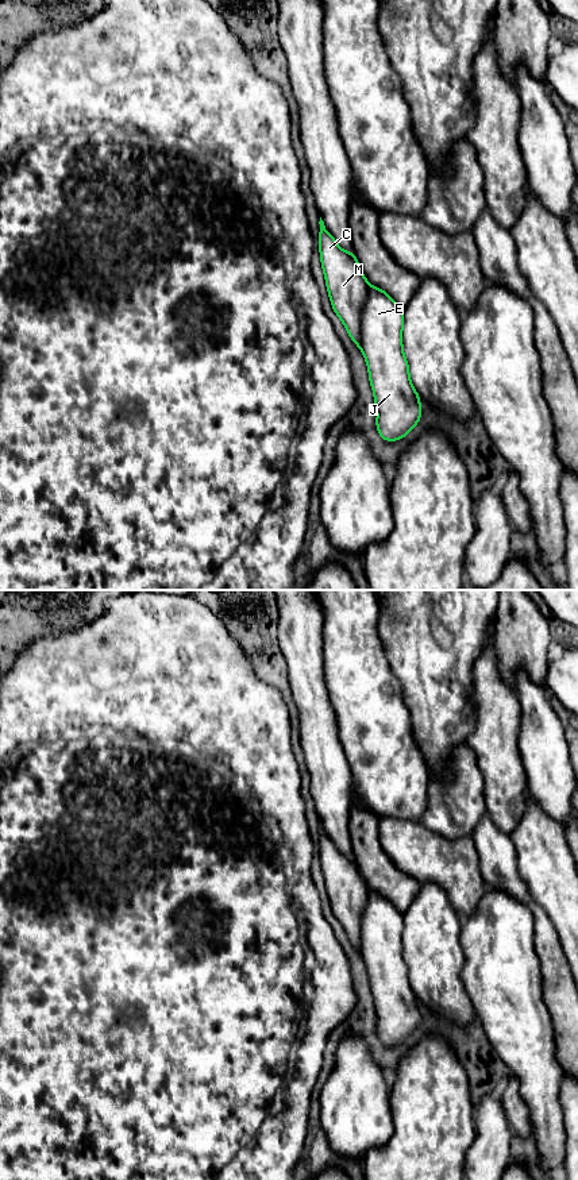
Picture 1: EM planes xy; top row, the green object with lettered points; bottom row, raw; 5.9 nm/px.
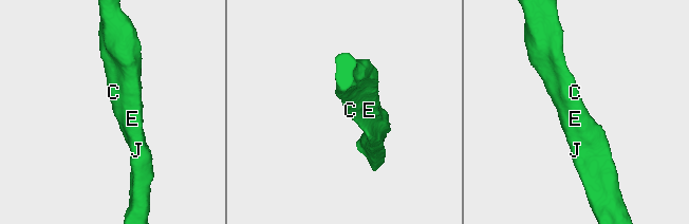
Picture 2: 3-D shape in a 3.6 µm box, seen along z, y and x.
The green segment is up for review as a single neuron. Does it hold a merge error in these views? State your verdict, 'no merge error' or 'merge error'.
merge error

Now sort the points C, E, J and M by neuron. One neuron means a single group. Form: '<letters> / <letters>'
C M / E J

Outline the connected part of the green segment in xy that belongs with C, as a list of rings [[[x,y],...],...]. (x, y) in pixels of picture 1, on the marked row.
[[[320,217],[319,248],[325,285],[332,309],[346,327],[348,336],[361,348],[362,306],[367,296],[367,279],[357,255],[339,247]]]

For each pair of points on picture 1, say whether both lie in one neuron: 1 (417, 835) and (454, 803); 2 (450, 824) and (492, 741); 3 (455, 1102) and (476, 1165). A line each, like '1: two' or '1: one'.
1: two
2: one
3: two

